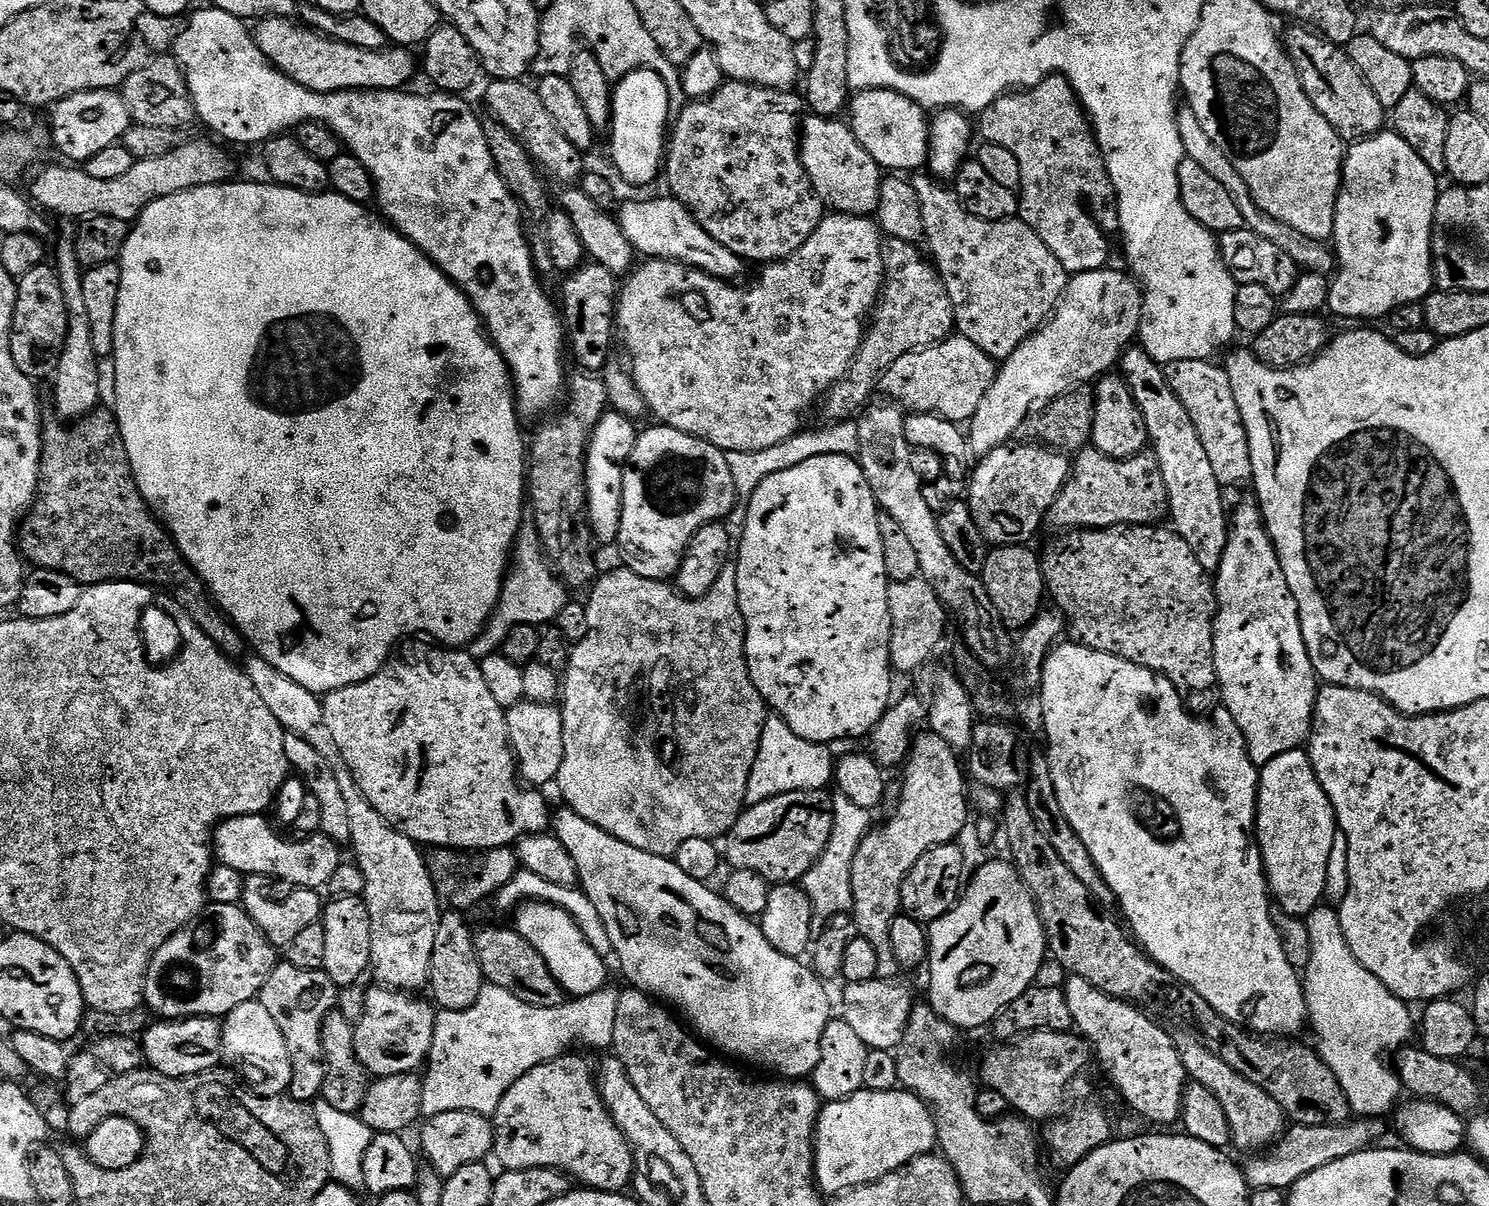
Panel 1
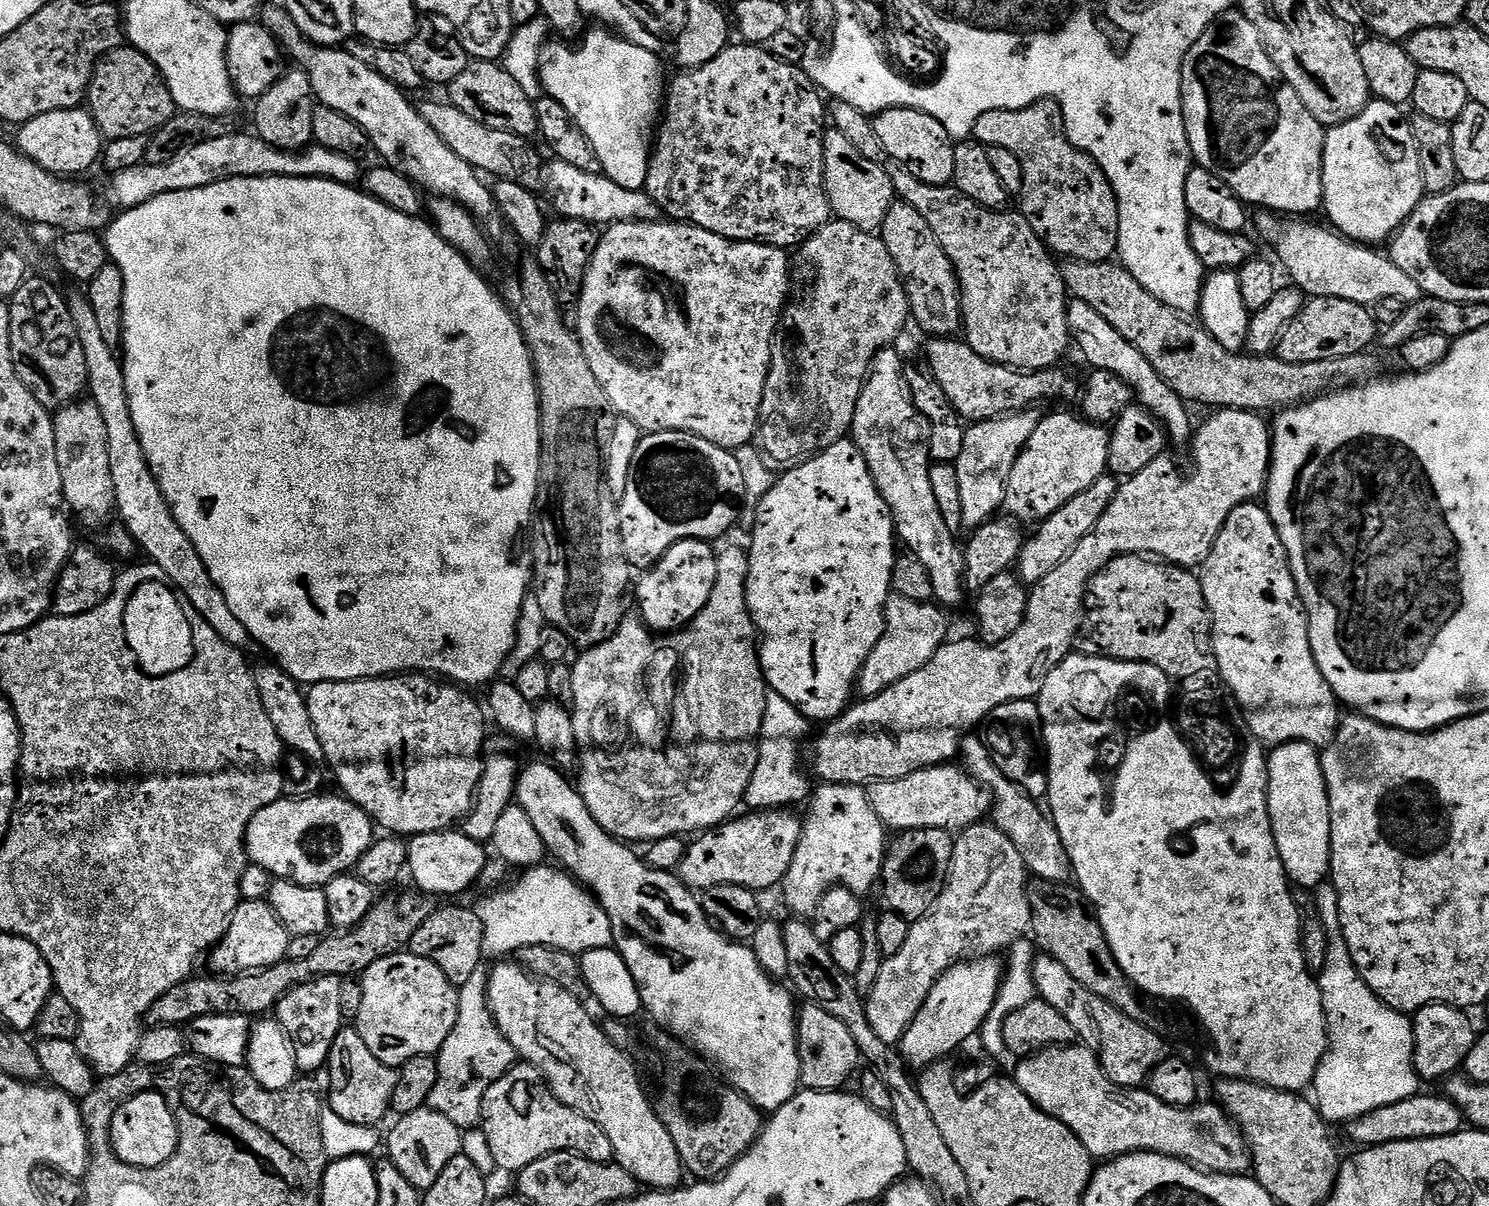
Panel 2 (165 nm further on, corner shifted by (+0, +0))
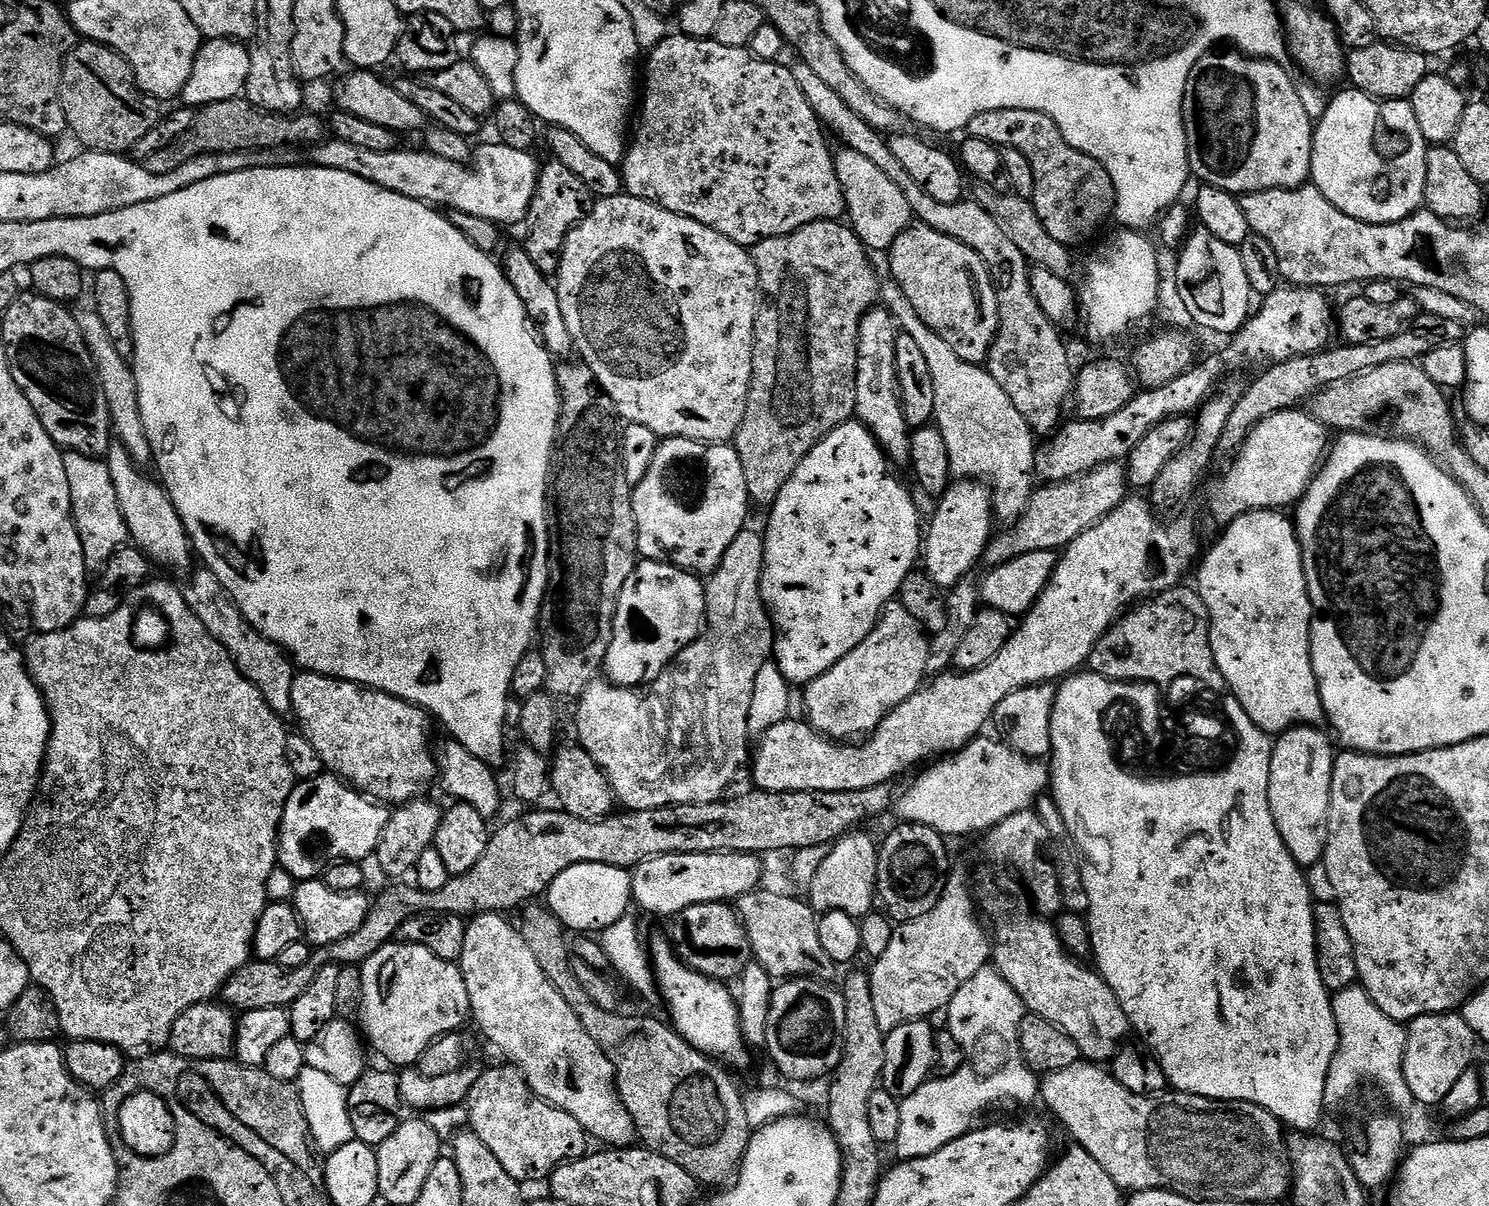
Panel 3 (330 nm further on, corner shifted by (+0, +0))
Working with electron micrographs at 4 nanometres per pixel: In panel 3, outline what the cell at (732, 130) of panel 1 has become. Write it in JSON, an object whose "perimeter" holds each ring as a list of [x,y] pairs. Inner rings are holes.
{"perimeter":[[[683,34],[668,35],[666,39],[660,40],[658,46],[651,49],[647,56],[648,77],[645,80],[643,77],[642,99],[638,104],[640,121],[637,124],[635,121],[622,165],[627,195],[639,200],[649,200],[650,203],[662,206],[674,214],[682,214],[694,222],[702,222],[702,226],[710,226],[710,230],[718,230],[718,234],[738,242],[747,249],[762,243],[766,238],[778,238],[782,234],[790,234],[810,222],[840,220],[845,215],[844,191],[838,182],[833,149],[828,149],[829,137],[826,135],[824,125],[814,114],[814,110],[810,110],[810,102],[806,102],[806,94],[802,94],[802,89],[798,86],[798,78],[794,78],[791,67],[783,68],[783,63],[758,58],[747,48],[722,46],[722,42],[718,42],[715,38],[703,40]]]}

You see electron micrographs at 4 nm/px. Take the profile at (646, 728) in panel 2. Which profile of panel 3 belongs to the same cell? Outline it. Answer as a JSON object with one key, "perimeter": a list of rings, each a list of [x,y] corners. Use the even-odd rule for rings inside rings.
{"perimeter":[[[745,530],[730,542],[730,550],[722,558],[720,565],[710,573],[706,580],[706,623],[697,638],[689,648],[684,648],[680,655],[668,665],[668,668],[659,678],[651,681],[647,686],[638,688],[619,688],[616,684],[604,678],[597,678],[579,697],[580,709],[578,710],[578,727],[580,733],[579,747],[585,748],[594,762],[607,776],[612,787],[613,797],[617,801],[624,803],[625,809],[641,812],[642,810],[654,810],[655,808],[665,808],[671,804],[709,804],[721,799],[724,792],[736,780],[736,775],[740,772],[740,767],[747,765],[750,760],[750,733],[748,723],[750,722],[750,698],[754,698],[754,678],[758,678],[758,670],[762,670],[764,664],[769,663],[774,652],[776,643],[776,632],[772,627],[772,618],[768,615],[768,608],[764,605],[764,599],[760,593],[760,583],[762,582],[762,570],[764,569],[764,537],[758,531],[751,532]]]}

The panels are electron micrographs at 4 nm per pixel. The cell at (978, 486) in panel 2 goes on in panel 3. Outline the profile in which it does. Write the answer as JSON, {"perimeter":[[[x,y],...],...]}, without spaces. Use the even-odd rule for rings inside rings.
{"perimeter":[[[956,480],[949,484],[943,496],[939,497],[936,513],[932,516],[932,521],[927,521],[926,535],[922,540],[922,568],[927,572],[929,578],[942,589],[951,590],[958,581],[965,579],[968,572],[977,563],[981,563],[984,549],[988,546],[988,541],[994,535],[994,509],[992,507],[992,490],[987,483],[979,480]]]}

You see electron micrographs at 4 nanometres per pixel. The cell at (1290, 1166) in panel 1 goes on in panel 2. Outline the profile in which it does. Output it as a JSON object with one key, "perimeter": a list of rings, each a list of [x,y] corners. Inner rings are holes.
{"perimeter":[[[1417,1094],[1410,1098],[1402,1098],[1402,1102],[1382,1106],[1347,1125],[1348,1136],[1354,1143],[1360,1144],[1361,1149],[1382,1146],[1390,1142],[1410,1142],[1411,1140],[1425,1140],[1426,1138],[1446,1138],[1458,1134],[1465,1127],[1466,1121],[1462,1110],[1454,1106],[1447,1096],[1424,1096]]]}

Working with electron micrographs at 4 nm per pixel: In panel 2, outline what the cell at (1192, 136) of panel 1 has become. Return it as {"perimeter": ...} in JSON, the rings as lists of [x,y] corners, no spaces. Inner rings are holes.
{"perimeter":[[[1267,210],[1257,211],[1254,216],[1254,228],[1256,224],[1261,238],[1276,251],[1275,259],[1278,261],[1279,267],[1283,271],[1284,268],[1288,271],[1288,276],[1292,279],[1289,281],[1299,288],[1305,297],[1346,298],[1346,302],[1358,302],[1369,306],[1382,298],[1402,298],[1402,302],[1406,306],[1420,299],[1422,293],[1418,282],[1414,282],[1414,278],[1410,278],[1410,274],[1406,274],[1406,270],[1400,269],[1392,261],[1391,255],[1384,253],[1383,256],[1375,247],[1347,239],[1331,227],[1323,226],[1324,228],[1322,228],[1318,224],[1306,223],[1308,222],[1300,218],[1281,218],[1277,213]]]}

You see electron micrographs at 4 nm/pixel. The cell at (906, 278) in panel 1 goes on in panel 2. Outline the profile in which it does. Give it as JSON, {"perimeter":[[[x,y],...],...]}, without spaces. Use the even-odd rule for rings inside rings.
{"perimeter":[[[831,219],[822,225],[813,236],[808,237],[802,245],[804,256],[816,267],[816,281],[812,284],[812,293],[805,300],[789,303],[785,307],[784,315],[780,318],[780,327],[776,329],[776,339],[772,341],[772,357],[770,358],[770,370],[766,378],[766,390],[762,394],[762,406],[760,407],[760,427],[758,429],[758,448],[763,453],[765,463],[773,470],[781,473],[797,468],[807,460],[813,460],[820,452],[824,452],[830,446],[837,444],[839,440],[849,435],[854,410],[858,406],[858,398],[864,389],[864,381],[868,378],[868,367],[877,354],[889,346],[895,345],[900,331],[910,324],[908,311],[908,295],[900,281],[898,270],[894,266],[894,258],[890,258],[890,250],[886,250],[883,240],[879,235],[863,232],[855,228],[845,220]]]}

